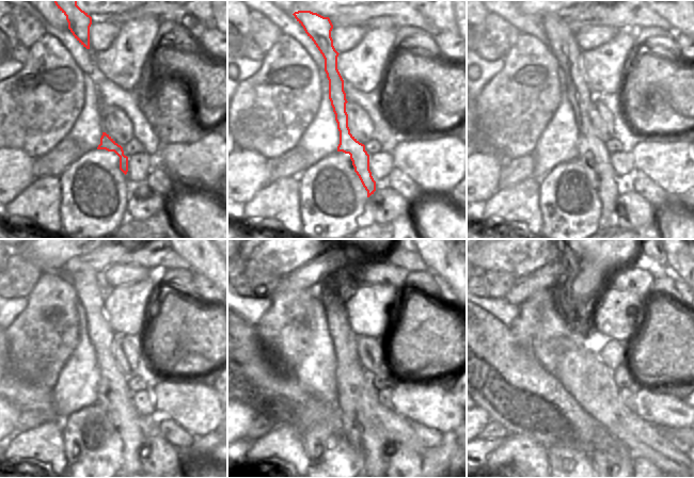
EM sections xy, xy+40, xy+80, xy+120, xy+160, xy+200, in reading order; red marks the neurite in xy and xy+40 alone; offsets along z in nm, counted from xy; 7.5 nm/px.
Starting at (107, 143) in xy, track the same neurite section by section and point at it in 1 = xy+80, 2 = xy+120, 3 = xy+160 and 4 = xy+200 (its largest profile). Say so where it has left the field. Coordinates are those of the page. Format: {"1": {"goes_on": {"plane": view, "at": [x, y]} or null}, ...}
{"1": {"goes_on": {"plane": "xy+80", "at": [592, 150]}}, "2": {"goes_on": {"plane": "xy+120", "at": [114, 397]}}, "3": {"goes_on": {"plane": "xy+160", "at": [350, 377]}}, "4": {"goes_on": {"plane": "xy+200", "at": [598, 456]}}}

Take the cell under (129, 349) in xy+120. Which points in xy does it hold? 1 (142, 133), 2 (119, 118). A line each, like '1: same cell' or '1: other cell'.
1: other cell
2: same cell

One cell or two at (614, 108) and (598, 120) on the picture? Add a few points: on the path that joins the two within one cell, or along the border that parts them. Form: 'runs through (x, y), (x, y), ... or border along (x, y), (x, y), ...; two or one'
border along (592, 99), (599, 99), (612, 114), (613, 134); two

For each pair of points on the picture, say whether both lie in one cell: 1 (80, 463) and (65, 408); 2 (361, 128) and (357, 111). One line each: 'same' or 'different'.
1: different
2: same

